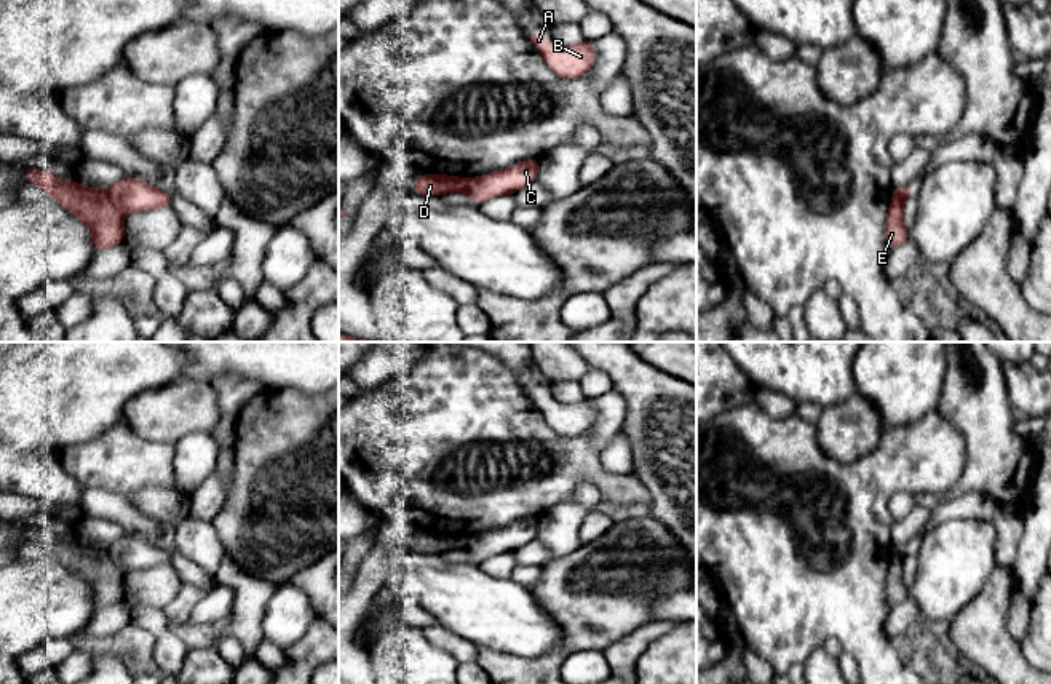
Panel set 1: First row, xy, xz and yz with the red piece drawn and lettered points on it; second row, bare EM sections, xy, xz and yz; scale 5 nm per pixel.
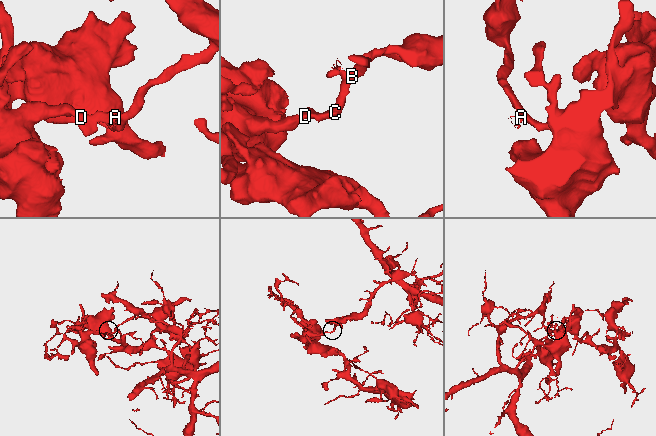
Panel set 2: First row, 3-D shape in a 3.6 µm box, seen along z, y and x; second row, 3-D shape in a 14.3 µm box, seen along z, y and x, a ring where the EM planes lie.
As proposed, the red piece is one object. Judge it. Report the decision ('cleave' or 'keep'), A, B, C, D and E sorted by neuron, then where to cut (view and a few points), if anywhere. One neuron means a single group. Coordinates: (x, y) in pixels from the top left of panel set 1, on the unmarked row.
cleave; groups A B C / D E; cut xy (104, 548), (123, 571)

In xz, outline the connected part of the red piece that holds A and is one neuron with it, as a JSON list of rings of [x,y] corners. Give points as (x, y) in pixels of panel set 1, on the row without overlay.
[[[529,393],[537,409],[541,411],[548,425],[556,430],[561,436],[578,436],[586,431],[594,417],[596,411],[593,403],[596,398],[585,398],[580,403],[559,403],[553,398],[548,404],[545,403],[543,393]]]

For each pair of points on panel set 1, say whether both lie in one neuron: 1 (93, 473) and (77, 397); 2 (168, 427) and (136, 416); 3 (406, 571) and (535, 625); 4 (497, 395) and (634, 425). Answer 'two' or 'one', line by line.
1: two
2: one
3: one
4: two

